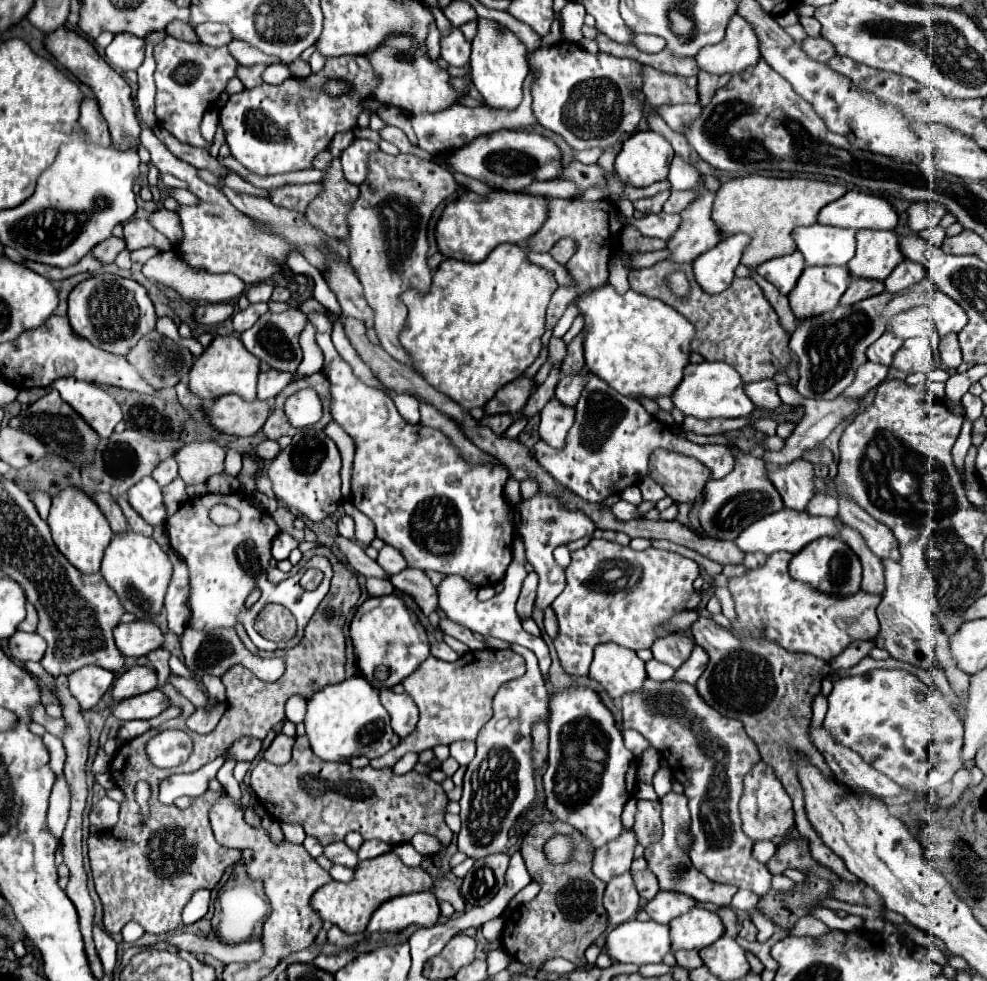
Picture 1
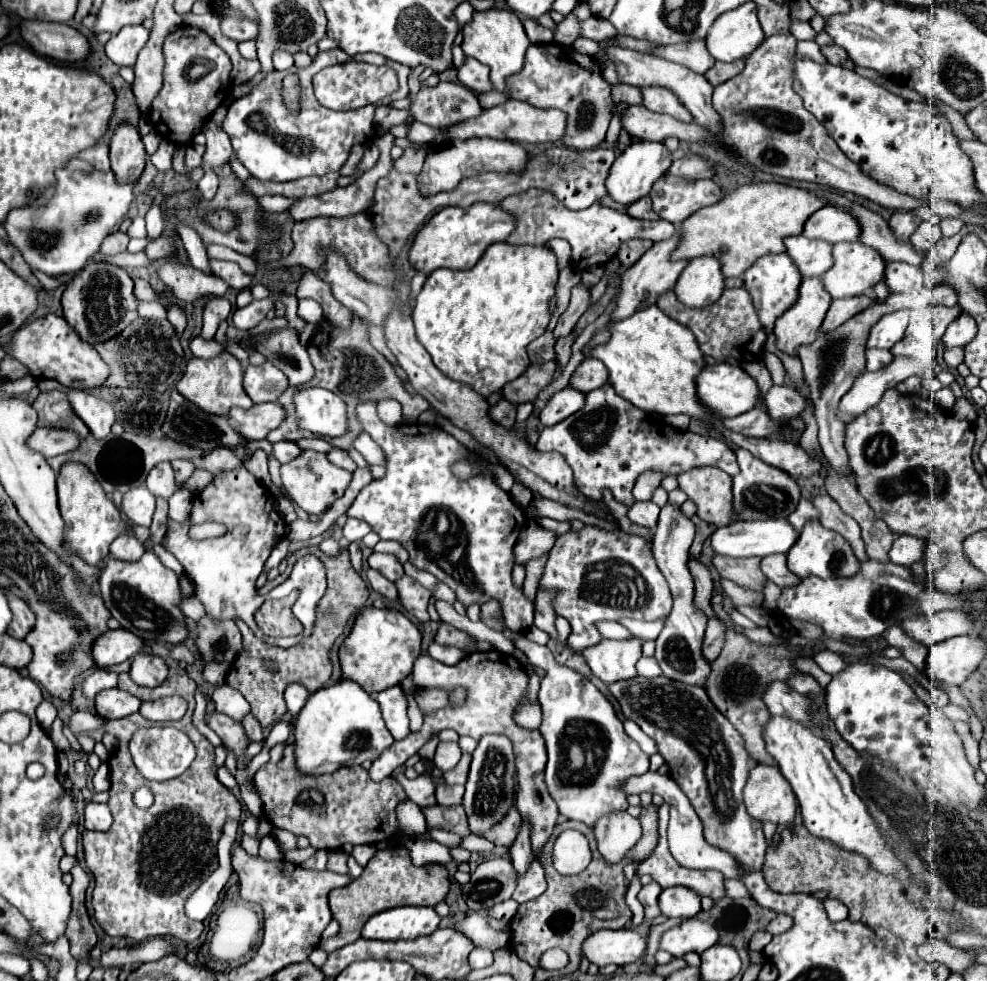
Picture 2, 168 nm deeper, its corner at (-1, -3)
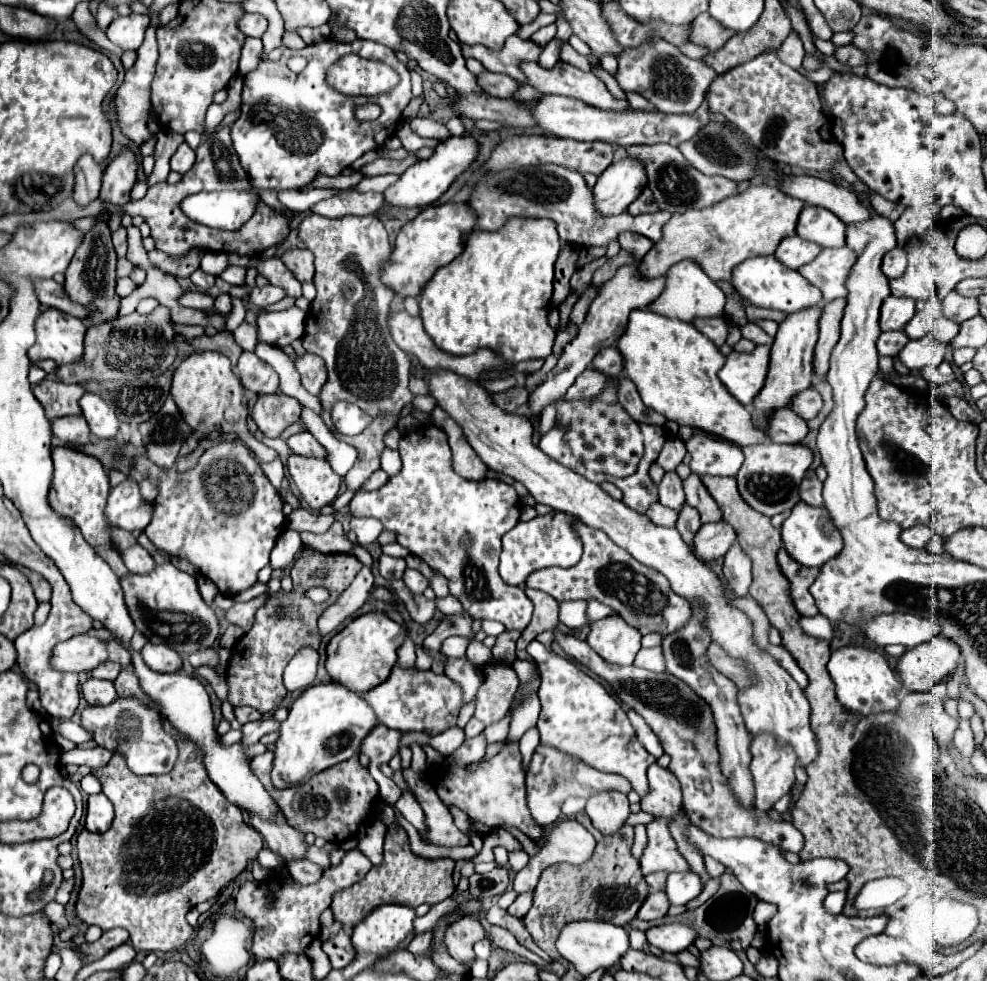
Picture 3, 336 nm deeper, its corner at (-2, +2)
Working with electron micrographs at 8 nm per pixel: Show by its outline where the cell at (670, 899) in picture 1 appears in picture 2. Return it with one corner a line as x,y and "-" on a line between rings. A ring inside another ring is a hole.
685,886
665,888
659,896
659,908
667,918
693,918
701,912
701,896

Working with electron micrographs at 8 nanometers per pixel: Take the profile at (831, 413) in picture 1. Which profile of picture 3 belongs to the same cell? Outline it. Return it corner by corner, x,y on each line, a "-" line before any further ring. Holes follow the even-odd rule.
928,333
922,339
908,341
908,345
898,353
898,359
908,369
922,369
928,365
940,365
944,359
946,343
940,343
932,333

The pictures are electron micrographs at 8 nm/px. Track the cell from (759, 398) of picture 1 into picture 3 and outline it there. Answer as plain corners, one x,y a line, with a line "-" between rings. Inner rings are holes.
806,389
806,391
798,393
798,397
794,397
794,401
790,403
790,409
796,415
800,415
802,419
810,421
822,411
822,397
816,389

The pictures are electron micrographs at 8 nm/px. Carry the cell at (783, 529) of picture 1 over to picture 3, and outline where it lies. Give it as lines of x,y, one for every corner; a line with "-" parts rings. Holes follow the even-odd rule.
726,521
706,523
694,535
694,555
704,563
718,559
730,549
736,537
736,531

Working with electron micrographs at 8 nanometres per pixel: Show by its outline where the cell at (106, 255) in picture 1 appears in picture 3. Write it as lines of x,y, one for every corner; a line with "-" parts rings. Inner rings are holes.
120,227
118,231
114,231
112,241
114,241
114,249
116,249
118,257
124,257
126,255
126,229

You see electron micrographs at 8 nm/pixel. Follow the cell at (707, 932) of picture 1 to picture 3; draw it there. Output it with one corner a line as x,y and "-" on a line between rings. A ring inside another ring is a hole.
666,923
658,927
650,927
646,931
646,939
650,945
666,953
680,953
694,943
696,931
684,923

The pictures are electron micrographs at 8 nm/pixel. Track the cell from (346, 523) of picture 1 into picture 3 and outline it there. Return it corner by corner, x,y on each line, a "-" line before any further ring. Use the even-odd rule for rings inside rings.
352,517
350,529
356,533
356,545
360,545
360,547
374,543
378,539
378,535
384,531
382,523
378,519
368,519
368,517
364,517
364,519

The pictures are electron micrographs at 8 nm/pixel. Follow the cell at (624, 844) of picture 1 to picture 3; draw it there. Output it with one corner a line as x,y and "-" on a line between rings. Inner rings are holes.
618,791
598,793
588,799
586,813
590,815
596,829
606,835
612,835
626,823
630,815
630,803
628,797

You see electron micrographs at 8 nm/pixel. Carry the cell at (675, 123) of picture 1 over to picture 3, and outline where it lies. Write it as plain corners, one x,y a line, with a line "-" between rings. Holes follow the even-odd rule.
650,41
650,45
640,45
638,49
624,49
622,57
618,57
618,71
614,75
622,91
634,91
648,99
658,111
676,115
696,113
714,77
716,73
710,69
710,65
686,57
668,41

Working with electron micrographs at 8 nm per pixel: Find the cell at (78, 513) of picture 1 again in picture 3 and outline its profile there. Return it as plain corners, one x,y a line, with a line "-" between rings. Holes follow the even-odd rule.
54,447
52,449
52,461
54,461
54,473
52,473
52,485
48,493
50,507
54,507
54,513
60,513
60,517
68,517
76,523
76,527
82,531
84,539
96,547
110,543
110,523
104,517
104,507
108,499
108,475
102,469
102,463
90,455
84,455
70,447

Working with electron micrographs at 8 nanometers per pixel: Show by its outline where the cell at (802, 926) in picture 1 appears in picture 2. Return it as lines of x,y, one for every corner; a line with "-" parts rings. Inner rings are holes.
779,914
769,926
767,926
767,930
771,932
771,934
781,934
783,930
789,930
793,926
793,918
789,918
787,914

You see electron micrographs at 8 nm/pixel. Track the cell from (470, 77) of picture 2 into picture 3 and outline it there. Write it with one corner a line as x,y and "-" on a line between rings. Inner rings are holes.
482,73
478,75
478,83
482,85
482,89
492,95
492,97
512,97
522,85
518,85
518,81
514,81
512,77
506,77
504,73

